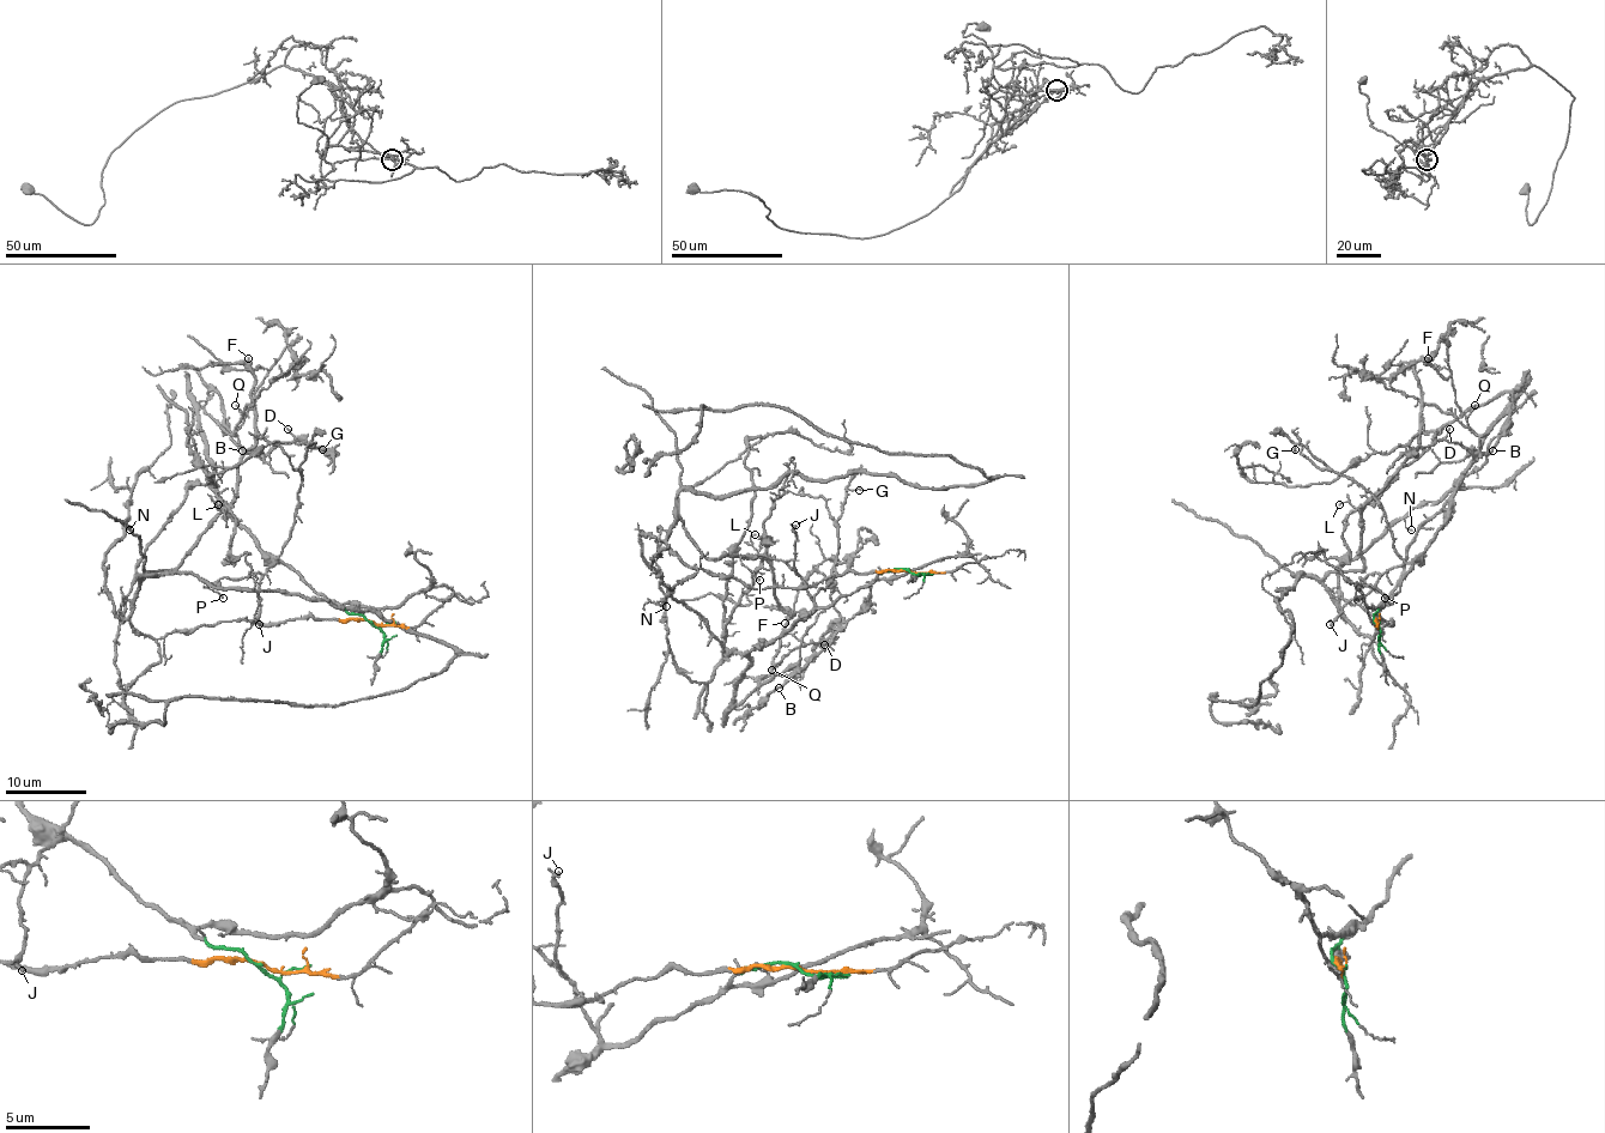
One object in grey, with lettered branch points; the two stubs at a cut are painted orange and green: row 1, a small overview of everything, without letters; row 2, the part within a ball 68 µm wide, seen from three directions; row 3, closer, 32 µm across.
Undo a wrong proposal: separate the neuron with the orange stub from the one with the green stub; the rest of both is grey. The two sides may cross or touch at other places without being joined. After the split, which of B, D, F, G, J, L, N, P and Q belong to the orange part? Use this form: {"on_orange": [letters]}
{"on_orange": ["L", "N"]}

